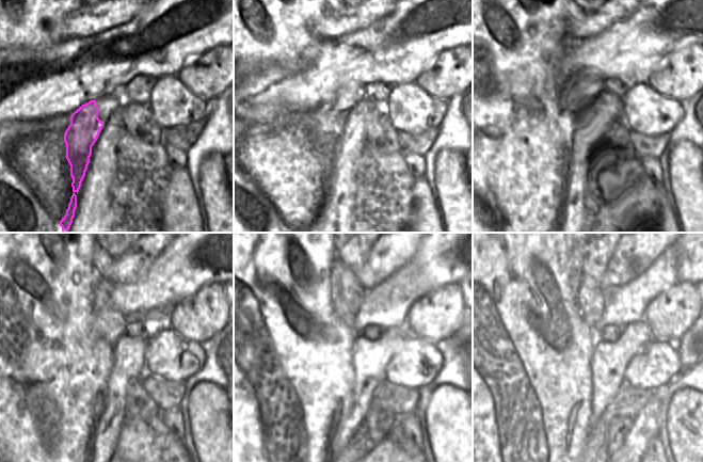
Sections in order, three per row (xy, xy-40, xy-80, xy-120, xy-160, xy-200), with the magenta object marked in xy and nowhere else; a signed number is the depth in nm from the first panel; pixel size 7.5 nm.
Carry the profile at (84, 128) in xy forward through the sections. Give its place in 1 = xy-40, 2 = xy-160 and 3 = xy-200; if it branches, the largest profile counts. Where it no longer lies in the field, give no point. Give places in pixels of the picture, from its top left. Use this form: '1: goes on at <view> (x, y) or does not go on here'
1: goes on at xy-40 (328, 121)
2: goes on at xy-160 (337, 267)
3: goes on at xy-200 (575, 273)

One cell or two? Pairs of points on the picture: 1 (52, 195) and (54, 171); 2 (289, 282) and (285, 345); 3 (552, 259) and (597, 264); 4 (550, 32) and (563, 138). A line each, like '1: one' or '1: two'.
1: one
2: one
3: two
4: one

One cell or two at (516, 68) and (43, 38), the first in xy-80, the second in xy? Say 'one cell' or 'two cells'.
one cell

